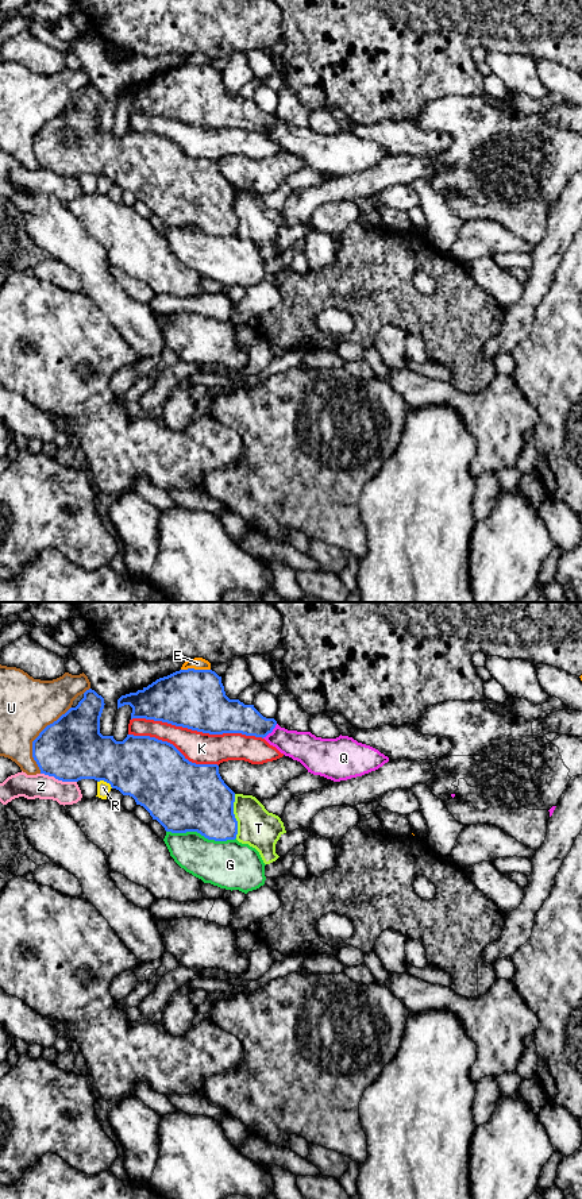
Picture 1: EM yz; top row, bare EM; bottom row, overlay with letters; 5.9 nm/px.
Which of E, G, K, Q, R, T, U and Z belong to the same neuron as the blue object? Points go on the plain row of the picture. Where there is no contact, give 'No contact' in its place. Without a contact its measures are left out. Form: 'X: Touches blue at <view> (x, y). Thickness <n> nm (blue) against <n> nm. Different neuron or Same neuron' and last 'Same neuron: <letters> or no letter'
E: Touches blue at yz (193, 64). Thickness 360 nm (blue) against 80 nm. Different neuron
G: Touches blue at yz (201, 230). Thickness 420 nm (blue) against 300 nm. Different neuron
K: Touches blue at yz (197, 126). Thickness 360 nm (blue) against 190 nm. Different neuron
Q: Touches blue at yz (270, 127). Thickness 200 nm (blue) against 190 nm. Different neuron
R: Touches blue at yz (106, 176). Thickness 380 nm (blue) against 80 nm. Different neuron
T: Touches blue at yz (234, 211). Thickness 380 nm (blue) against 240 nm. Different neuron
U: Touches blue at yz (37, 132). Thickness 380 nm (blue) against 320 nm. Different neuron
Z: Touches blue at yz (58, 174). Thickness 380 nm (blue) against 150 nm. Different neuron
Same neuron: no letter

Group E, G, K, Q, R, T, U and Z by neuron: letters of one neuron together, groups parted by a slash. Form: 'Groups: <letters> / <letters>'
Groups: E / G / K / Q / R / T / U / Z

